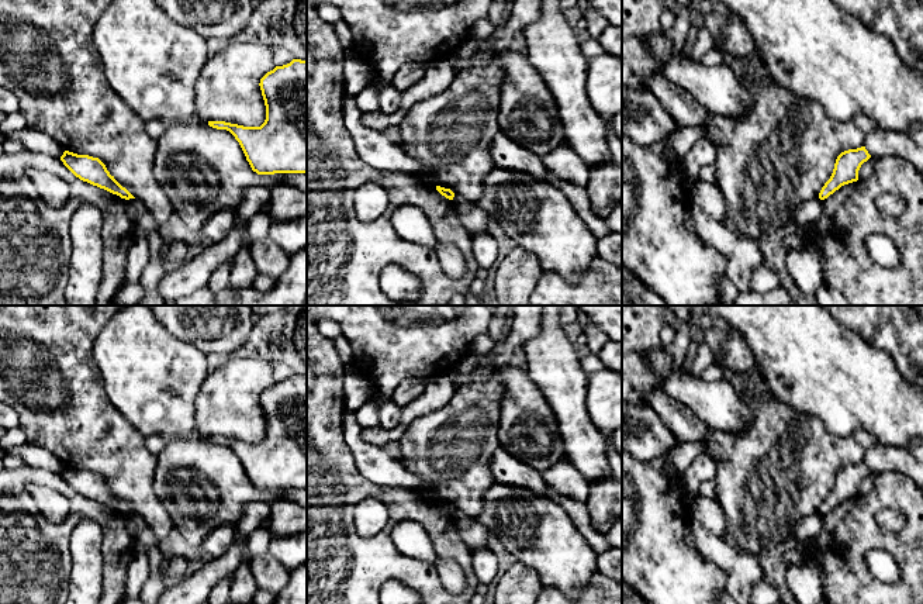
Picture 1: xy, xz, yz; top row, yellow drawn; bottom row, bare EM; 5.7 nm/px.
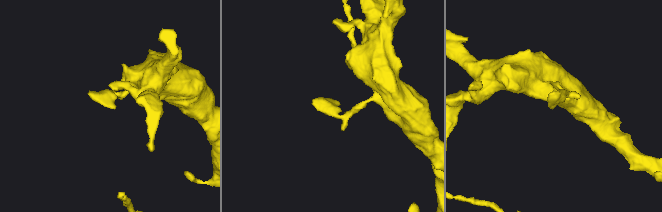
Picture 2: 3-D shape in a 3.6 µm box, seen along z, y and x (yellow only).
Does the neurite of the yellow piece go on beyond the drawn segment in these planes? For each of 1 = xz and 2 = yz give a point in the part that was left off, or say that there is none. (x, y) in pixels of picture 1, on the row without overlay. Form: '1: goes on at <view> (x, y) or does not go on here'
1: does not go on here
2: does not go on here

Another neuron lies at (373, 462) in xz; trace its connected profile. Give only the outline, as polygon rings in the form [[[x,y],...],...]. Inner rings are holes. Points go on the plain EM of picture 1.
[[[353,411],[343,413],[342,424],[345,442],[362,476],[378,486],[419,490],[436,501],[447,504],[447,500],[438,498],[436,483],[416,473],[411,473],[402,463],[397,462],[394,456],[387,453],[383,446],[366,442],[362,436],[363,428],[359,425]]]

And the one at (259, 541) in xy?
[[[259,528],[248,536],[246,548],[250,556],[260,555],[269,550],[272,534],[267,528]]]

